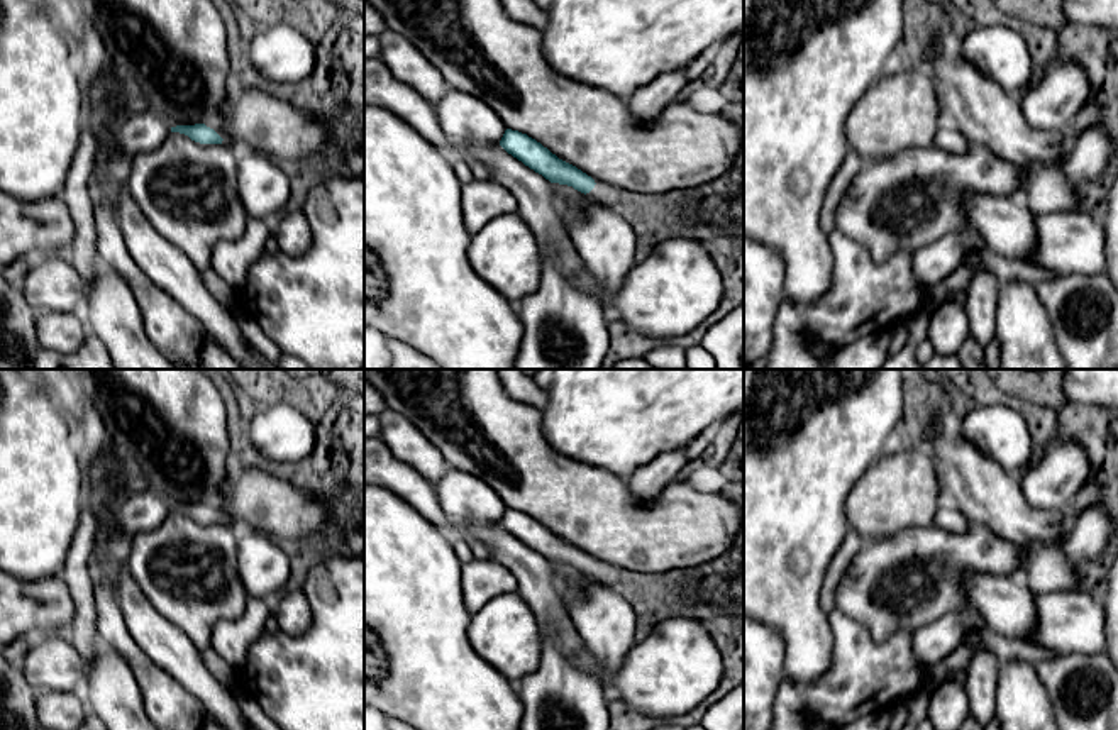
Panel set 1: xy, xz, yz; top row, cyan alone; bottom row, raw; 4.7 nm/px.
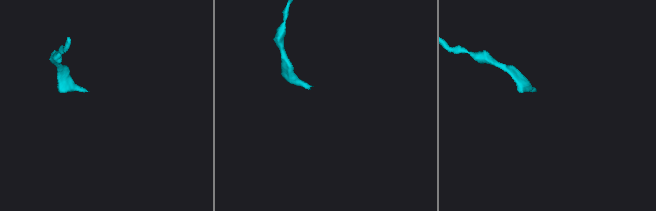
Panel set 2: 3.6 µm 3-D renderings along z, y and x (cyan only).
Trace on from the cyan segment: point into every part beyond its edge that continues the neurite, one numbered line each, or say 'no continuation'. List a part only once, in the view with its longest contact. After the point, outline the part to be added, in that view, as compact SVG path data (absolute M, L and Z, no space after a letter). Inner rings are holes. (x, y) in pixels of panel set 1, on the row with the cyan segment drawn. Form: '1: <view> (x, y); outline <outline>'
1: xy (227, 141); outline M205 124L207 127L213 129L224 141L224 146L230 146L232 149L239 151L237 144L229 137L229 134L217 124ZM239 151L241 152L241 151Z

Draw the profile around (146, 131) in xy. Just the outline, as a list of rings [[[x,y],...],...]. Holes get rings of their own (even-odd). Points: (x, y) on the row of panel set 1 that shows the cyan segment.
[[[151,108],[127,119],[119,129],[124,151],[130,156],[156,149],[171,134],[171,125]]]

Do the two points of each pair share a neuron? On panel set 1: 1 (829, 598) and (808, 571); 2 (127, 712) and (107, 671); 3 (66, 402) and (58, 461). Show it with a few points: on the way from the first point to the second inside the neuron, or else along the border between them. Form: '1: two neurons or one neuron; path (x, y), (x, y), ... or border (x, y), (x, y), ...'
1: two neurons; border (837, 551), (822, 583), (820, 607), (827, 613)
2: one neuron; path (119, 702), (110, 691), (110, 681)
3: two neurons; border (49, 390), (61, 407)

